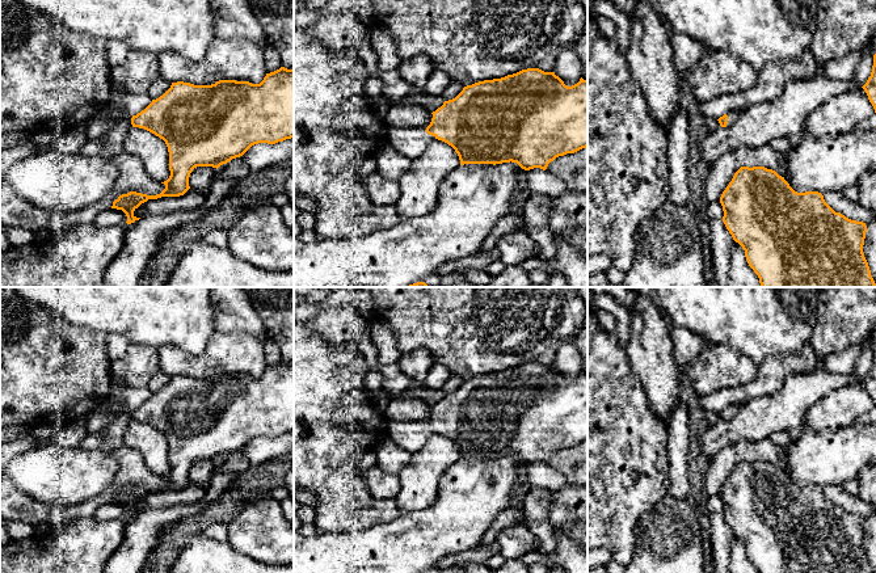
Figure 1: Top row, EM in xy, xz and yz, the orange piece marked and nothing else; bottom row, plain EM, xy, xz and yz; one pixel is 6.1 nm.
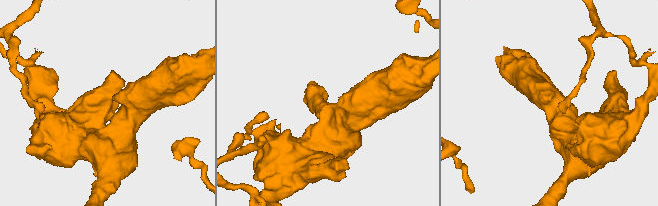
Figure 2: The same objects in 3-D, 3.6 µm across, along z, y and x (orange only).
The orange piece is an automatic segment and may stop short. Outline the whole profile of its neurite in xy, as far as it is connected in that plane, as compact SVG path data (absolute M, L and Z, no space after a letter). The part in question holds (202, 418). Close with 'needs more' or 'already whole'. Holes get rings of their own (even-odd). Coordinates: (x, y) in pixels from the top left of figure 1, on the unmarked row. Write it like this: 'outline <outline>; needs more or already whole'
outline M281 361L266 367L260 378L236 374L219 374L211 379L172 376L170 382L136 409L129 408L114 397L108 397L88 420L87 430L105 429L111 414L126 413L132 421L144 422L163 433L169 446L170 469L161 476L165 483L156 489L136 485L119 489L111 502L122 504L127 518L139 514L134 505L148 493L180 490L189 483L189 471L197 460L219 462L232 452L243 450L258 437L275 438L294 431L294 363Z; needs more

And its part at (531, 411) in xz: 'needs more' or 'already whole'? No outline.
needs more

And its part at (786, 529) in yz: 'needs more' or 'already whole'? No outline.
already whole

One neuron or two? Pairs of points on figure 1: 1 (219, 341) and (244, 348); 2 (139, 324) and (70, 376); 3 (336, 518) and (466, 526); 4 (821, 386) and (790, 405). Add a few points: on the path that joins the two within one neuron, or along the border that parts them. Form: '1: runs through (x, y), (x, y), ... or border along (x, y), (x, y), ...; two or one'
1: runs through (226, 348), (238, 348); one
2: border along (76, 325), (108, 333); two
3: border along (400, 513), (387, 522), (380, 522), (359, 531); two
4: runs through (813, 386), (797, 397); one

